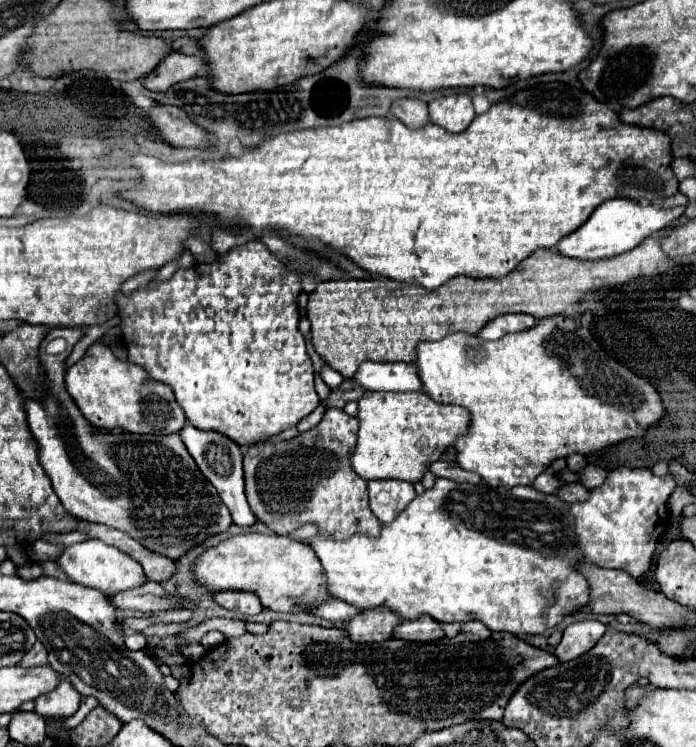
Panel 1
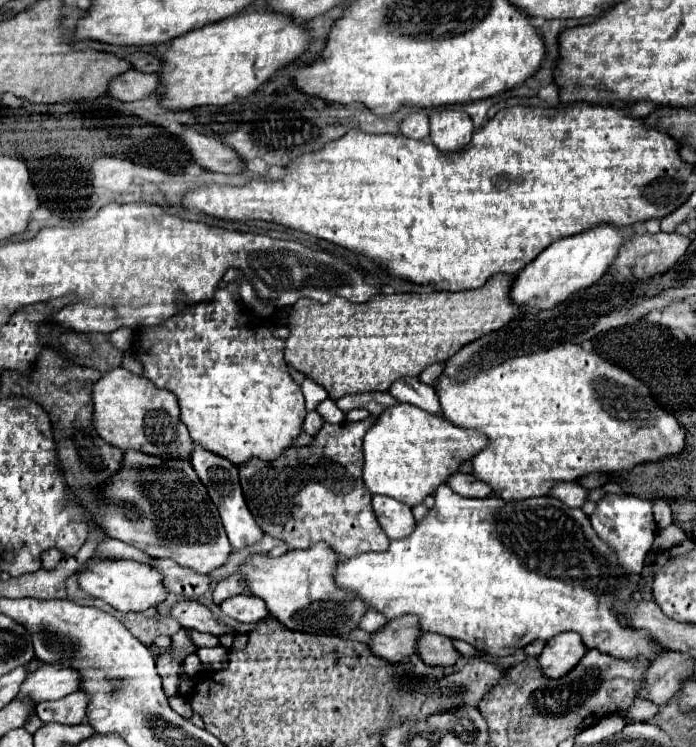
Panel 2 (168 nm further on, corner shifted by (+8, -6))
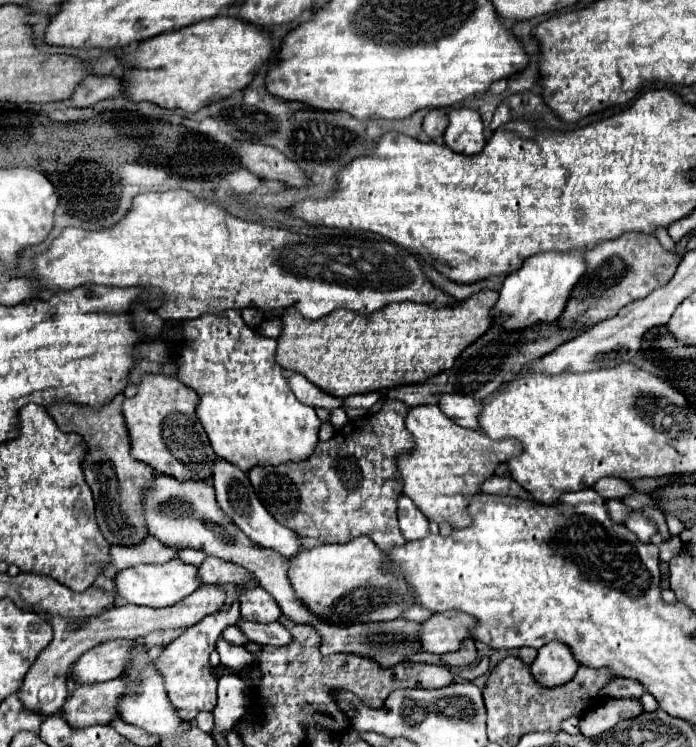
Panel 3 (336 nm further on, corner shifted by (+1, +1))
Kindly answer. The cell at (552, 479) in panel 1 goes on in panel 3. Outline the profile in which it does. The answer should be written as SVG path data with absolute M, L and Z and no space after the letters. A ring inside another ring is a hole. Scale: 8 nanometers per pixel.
M602 478L600 482L594 484L594 490L598 494L602 494L604 498L608 498L608 500L614 500L614 498L622 500L622 498L626 498L626 496L636 492L630 482L620 480L620 478Z

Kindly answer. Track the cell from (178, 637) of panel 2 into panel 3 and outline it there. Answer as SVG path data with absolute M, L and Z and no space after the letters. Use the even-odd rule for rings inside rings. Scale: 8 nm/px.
M238 602L232 604L230 610L216 612L212 616L206 616L202 622L190 626L184 630L180 638L176 638L170 646L162 650L162 654L156 658L156 670L160 676L164 676L164 688L168 692L172 708L176 708L178 716L182 720L194 720L198 712L208 710L216 706L216 676L214 668L210 666L210 652L216 648L216 640L222 634L224 628L236 624L240 620Z

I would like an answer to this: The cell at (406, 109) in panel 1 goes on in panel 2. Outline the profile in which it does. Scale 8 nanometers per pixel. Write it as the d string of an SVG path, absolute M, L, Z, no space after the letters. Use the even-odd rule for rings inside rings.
M409 113L401 123L399 123L399 131L405 137L413 137L413 139L425 139L429 135L429 119L425 113Z

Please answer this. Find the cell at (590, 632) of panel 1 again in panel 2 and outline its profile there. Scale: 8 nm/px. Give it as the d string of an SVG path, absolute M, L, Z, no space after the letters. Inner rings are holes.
M559 633L557 637L549 639L543 653L539 655L541 669L547 677L557 679L571 671L579 659L587 653L587 647L577 633Z

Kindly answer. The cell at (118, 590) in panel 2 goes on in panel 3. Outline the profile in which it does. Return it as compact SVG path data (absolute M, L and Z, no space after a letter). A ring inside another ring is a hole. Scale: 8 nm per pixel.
M170 560L166 564L138 564L118 572L114 582L122 600L126 600L128 604L150 606L150 608L172 606L202 586L198 578L198 566L186 564L182 560Z

